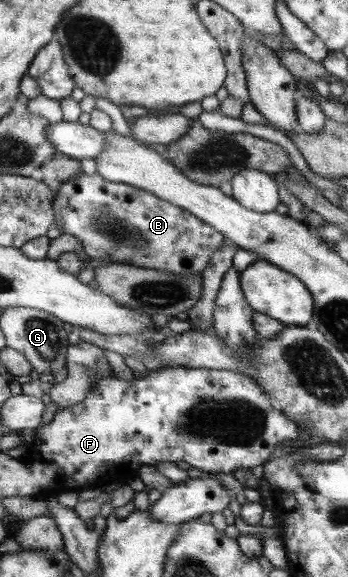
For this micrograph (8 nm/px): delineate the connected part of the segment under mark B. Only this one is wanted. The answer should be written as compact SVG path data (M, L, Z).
M93 171L90 175L80 172L65 181L57 191L53 208L55 225L66 235L76 237L91 259L107 259L114 264L154 269L160 273L172 273L176 276L196 276L196 273L202 273L211 261L213 253L217 253L228 240L210 224L184 211L183 208L158 199L140 188L112 183L97 171Z

